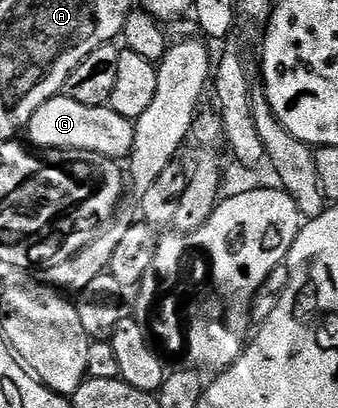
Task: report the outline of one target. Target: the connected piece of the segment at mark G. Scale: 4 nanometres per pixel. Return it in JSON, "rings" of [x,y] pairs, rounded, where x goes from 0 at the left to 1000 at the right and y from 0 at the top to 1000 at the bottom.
{"rings":[[[183,225],[169,238],[139,245],[92,284],[80,311],[83,346],[115,368],[246,368],[293,373],[320,387],[379,390],[388,363],[399,353],[396,292],[352,284],[320,255],[272,260],[234,255],[234,245],[210,245]]]}

